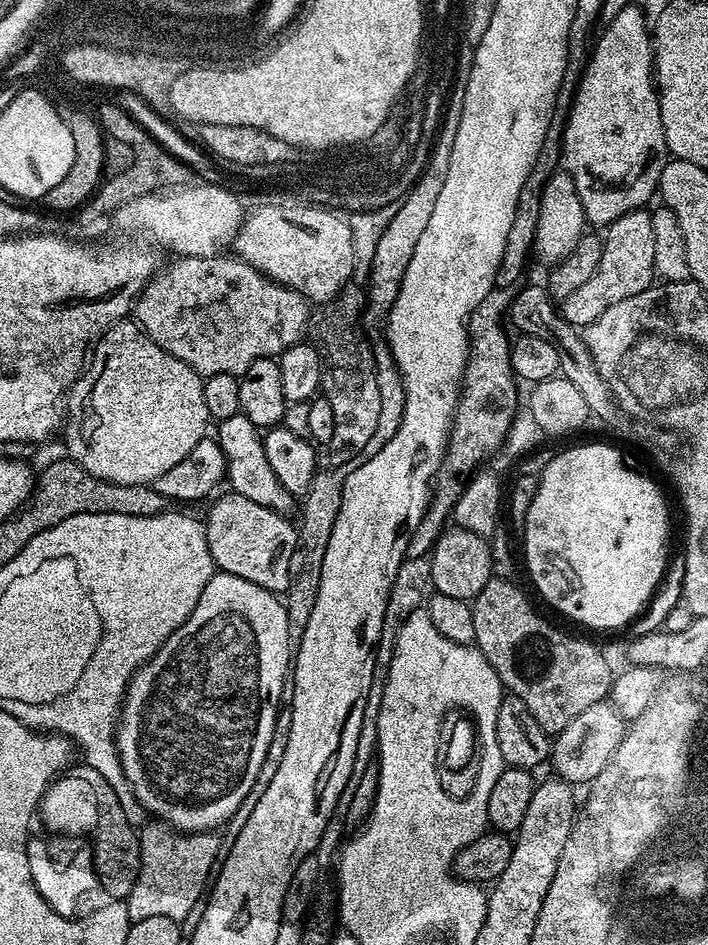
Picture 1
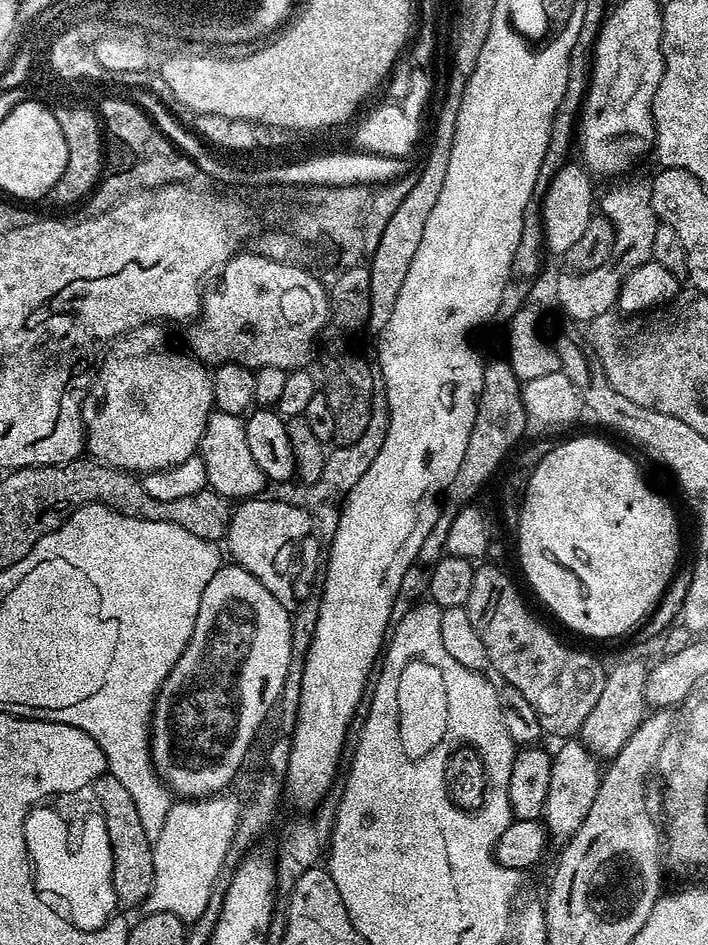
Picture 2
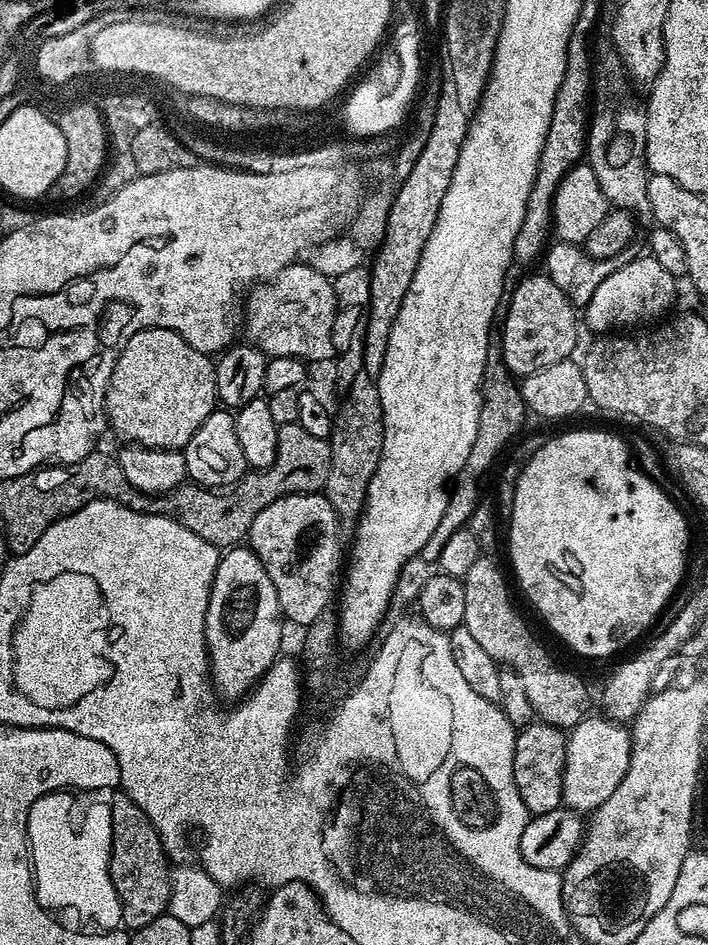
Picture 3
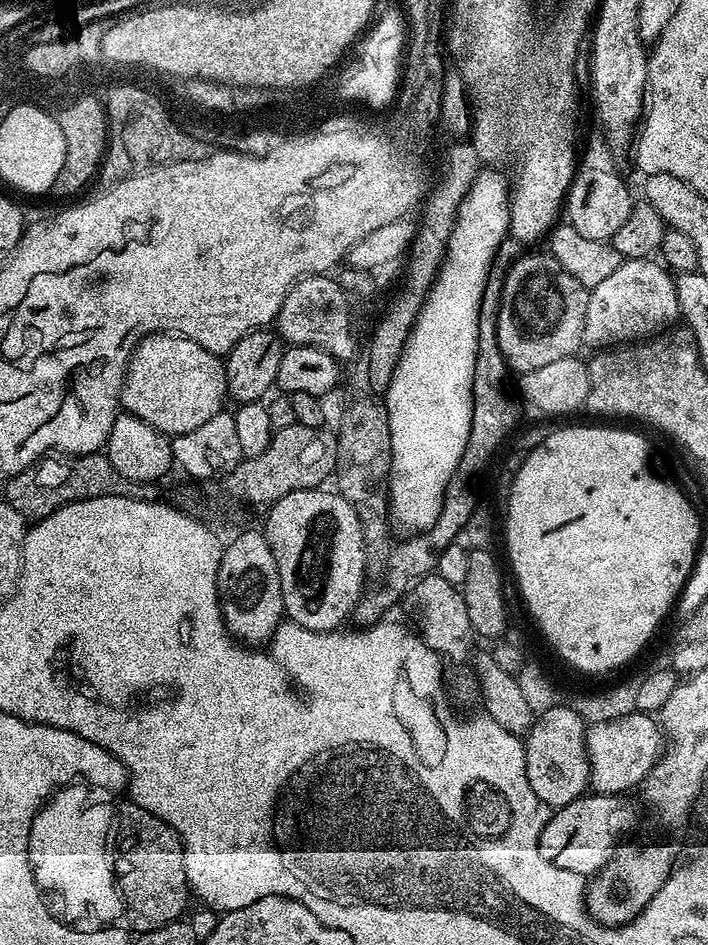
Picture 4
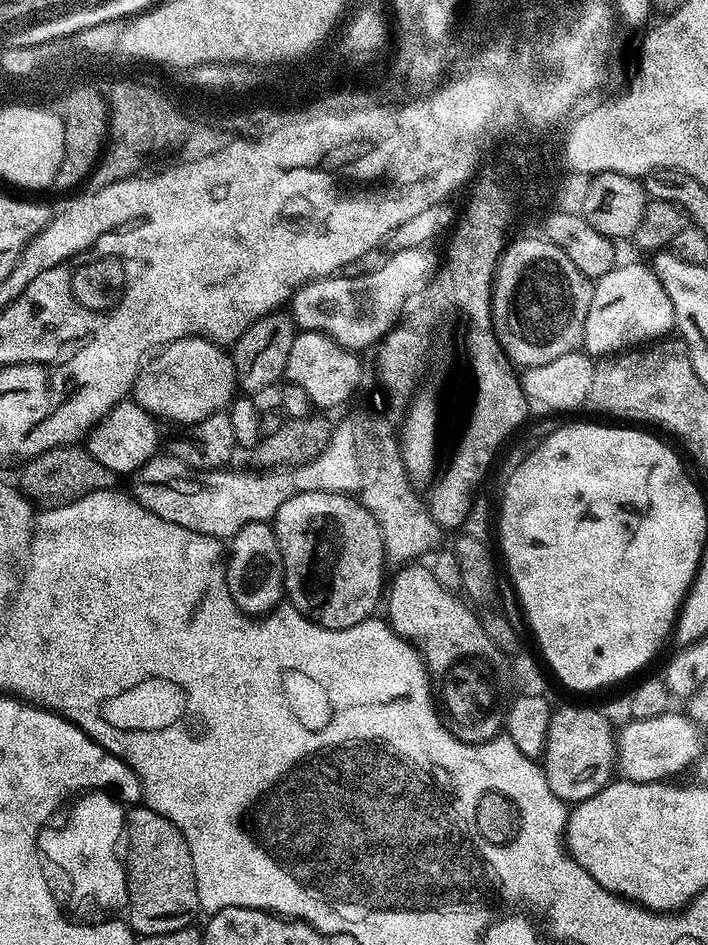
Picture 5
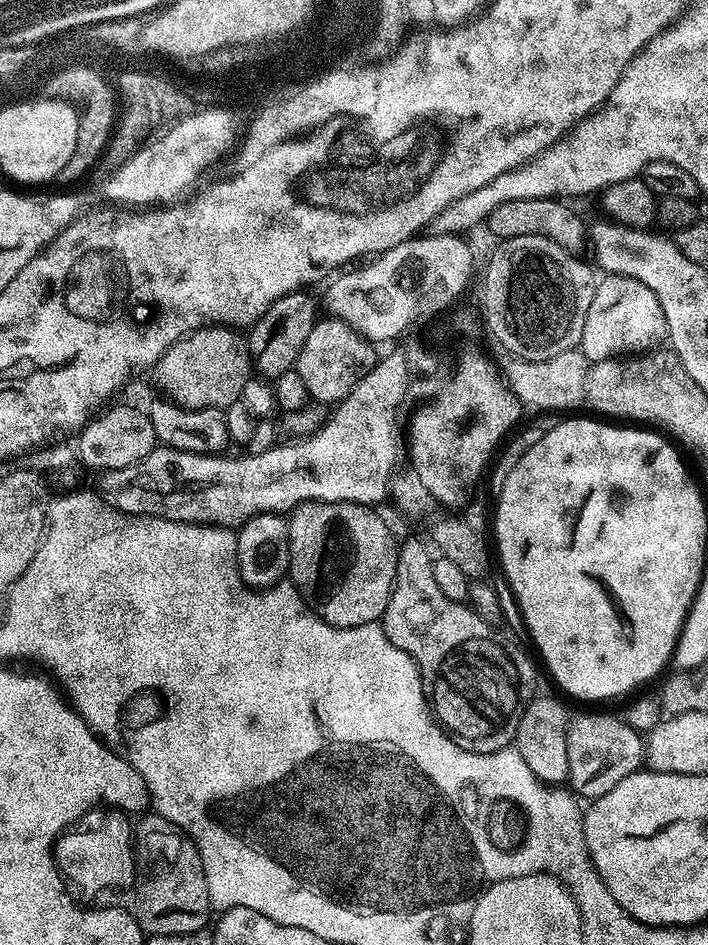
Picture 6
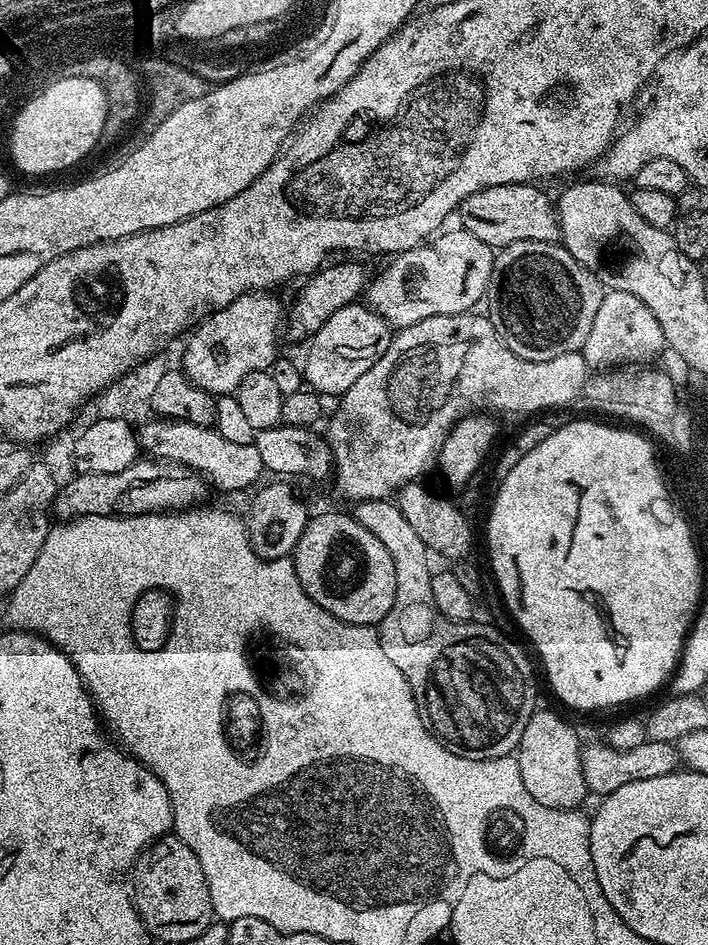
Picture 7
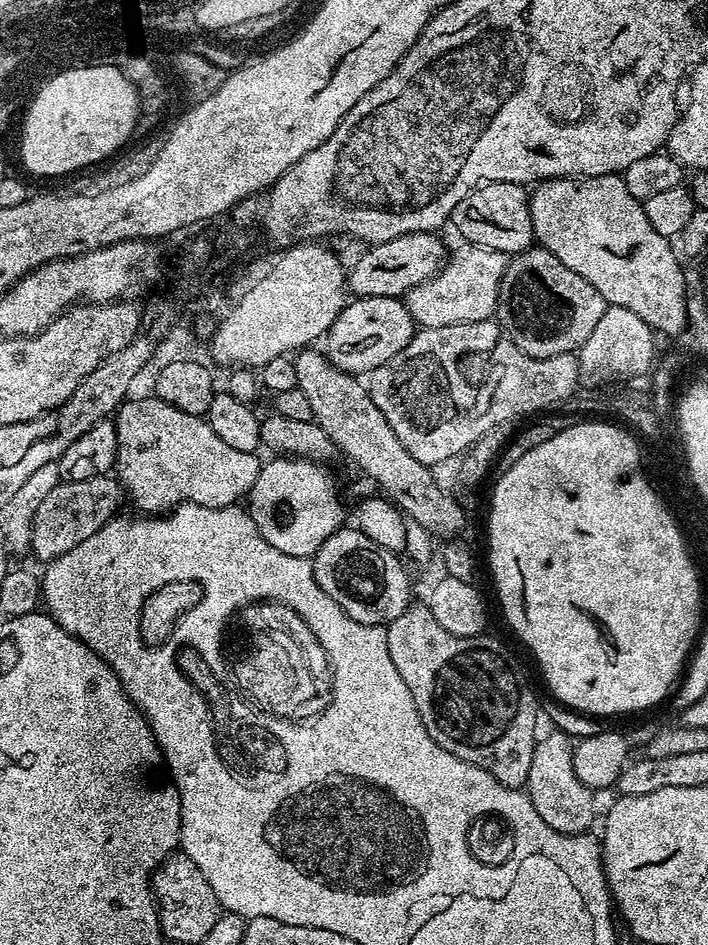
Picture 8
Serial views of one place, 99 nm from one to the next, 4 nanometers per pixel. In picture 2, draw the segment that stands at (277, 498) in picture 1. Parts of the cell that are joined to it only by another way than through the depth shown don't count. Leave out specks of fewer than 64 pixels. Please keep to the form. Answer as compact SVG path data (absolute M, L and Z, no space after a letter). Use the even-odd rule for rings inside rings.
M213 411L208 418L204 436L200 439L198 455L204 460L208 475L208 488L217 492L221 498L232 502L243 502L256 498L266 485L266 477L258 470L258 462L254 462L254 454L250 454L250 442L246 440L244 420L234 414Z

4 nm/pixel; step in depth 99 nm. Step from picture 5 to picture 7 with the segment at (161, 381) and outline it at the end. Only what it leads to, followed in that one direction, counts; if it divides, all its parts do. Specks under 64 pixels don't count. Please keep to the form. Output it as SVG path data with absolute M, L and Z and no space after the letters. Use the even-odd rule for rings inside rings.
M271 291L248 292L245 296L239 296L234 302L230 302L230 306L211 313L201 320L187 337L189 340L184 348L184 365L182 365L184 375L190 382L194 382L194 386L206 390L214 397L235 393L236 387L246 374L254 371L269 371L272 363L278 359L276 343L279 342L280 336L282 340L282 325L285 320L285 305L280 305L279 298Z

